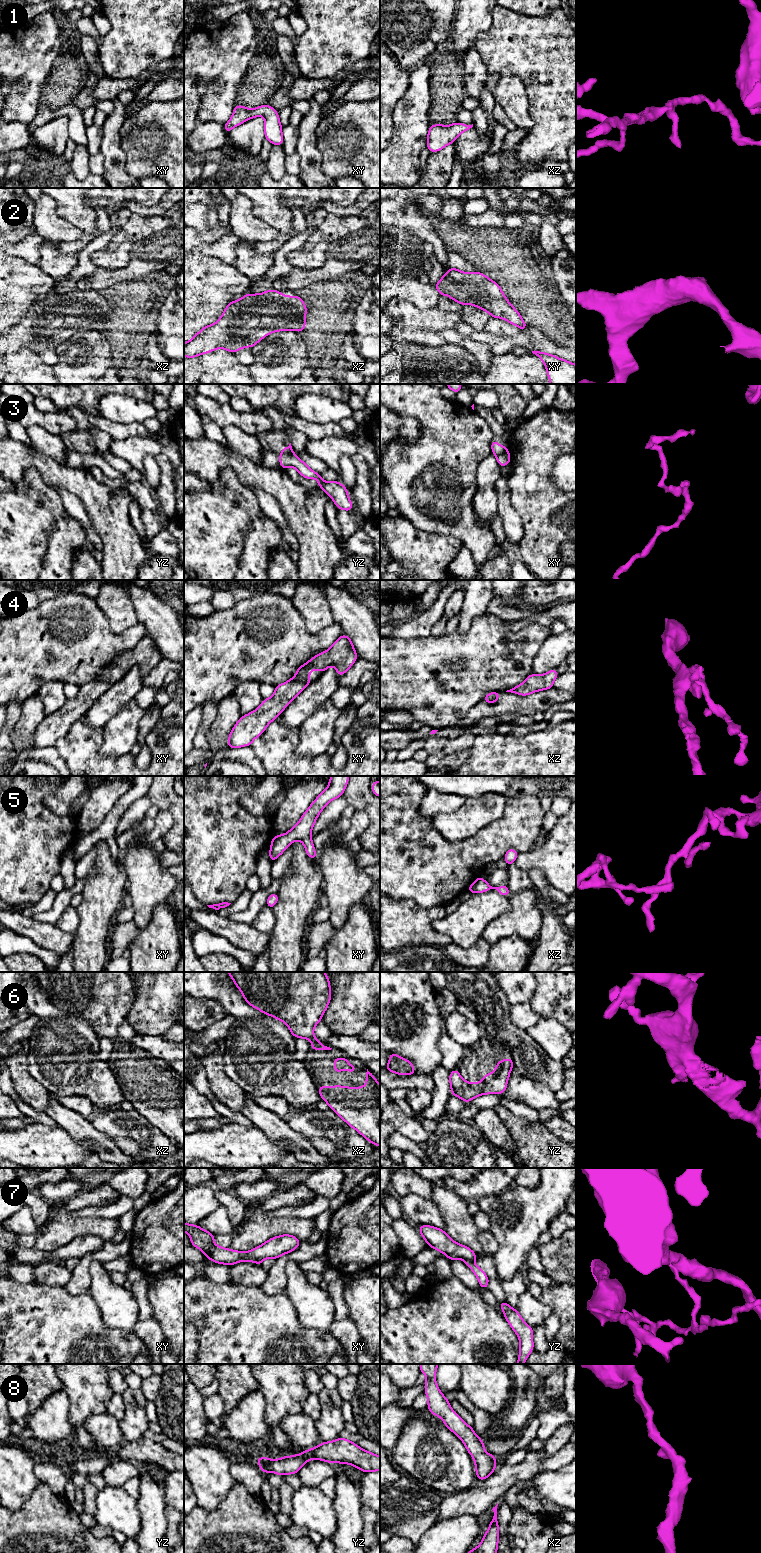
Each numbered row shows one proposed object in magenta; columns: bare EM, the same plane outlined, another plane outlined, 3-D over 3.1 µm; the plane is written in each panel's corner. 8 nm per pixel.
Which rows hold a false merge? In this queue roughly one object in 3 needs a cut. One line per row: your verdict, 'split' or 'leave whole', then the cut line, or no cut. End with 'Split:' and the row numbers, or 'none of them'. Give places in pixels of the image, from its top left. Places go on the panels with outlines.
1: leave whole | no cut
2: leave whole | no cut
3: split | yz (292, 451), (281, 453)
4: leave whole | no cut
5: leave whole | no cut
6: leave whole | no cut
7: split | yz (465, 1260), (472, 1261)
8: leave whole | no cut
Split: 3, 7

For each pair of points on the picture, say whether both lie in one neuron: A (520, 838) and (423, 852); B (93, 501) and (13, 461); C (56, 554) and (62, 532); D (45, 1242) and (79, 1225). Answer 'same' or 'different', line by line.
A: same
B: same
C: same
D: same

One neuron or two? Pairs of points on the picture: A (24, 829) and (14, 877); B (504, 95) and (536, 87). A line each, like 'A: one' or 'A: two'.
A: one
B: two

